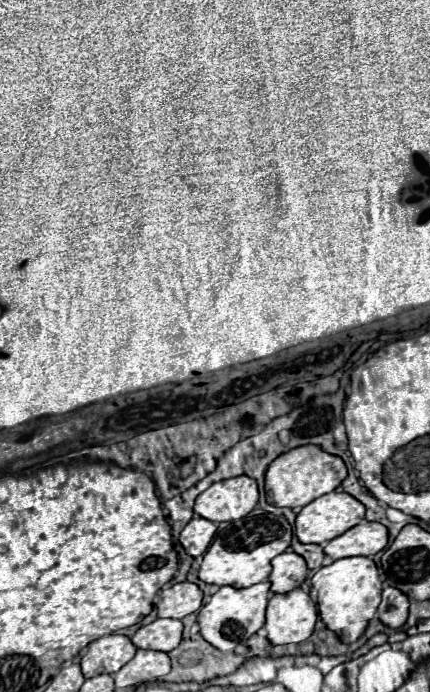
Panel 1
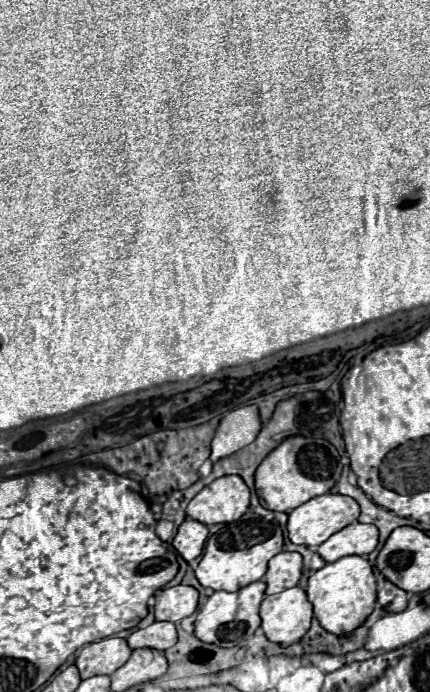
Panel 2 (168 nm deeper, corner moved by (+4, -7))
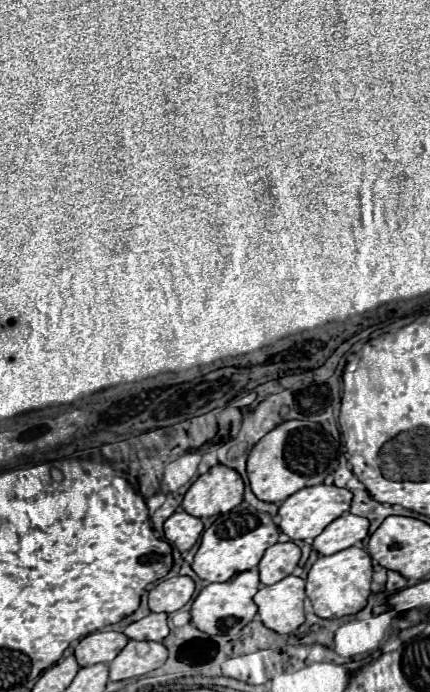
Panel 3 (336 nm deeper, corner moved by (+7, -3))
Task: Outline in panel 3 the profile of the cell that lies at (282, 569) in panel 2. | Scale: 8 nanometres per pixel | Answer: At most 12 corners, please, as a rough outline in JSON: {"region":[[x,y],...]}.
{"region":[[293,542],[269,546],[259,562],[261,584],[289,576],[301,558]]}

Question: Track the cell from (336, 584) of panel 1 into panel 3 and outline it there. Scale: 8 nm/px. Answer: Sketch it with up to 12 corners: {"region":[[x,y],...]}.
{"region":[[361,546],[319,556],[307,598],[321,618],[365,608],[371,556]]}

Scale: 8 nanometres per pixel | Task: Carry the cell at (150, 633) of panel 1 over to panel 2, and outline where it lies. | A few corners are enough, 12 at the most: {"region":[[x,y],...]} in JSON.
{"region":[[154,622],[128,636],[128,646],[168,650],[176,644],[172,622]]}

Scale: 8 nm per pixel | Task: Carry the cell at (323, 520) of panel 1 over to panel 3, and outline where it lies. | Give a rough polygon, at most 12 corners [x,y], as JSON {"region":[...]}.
{"region":[[317,484],[279,506],[291,540],[313,540],[349,510],[347,488]]}

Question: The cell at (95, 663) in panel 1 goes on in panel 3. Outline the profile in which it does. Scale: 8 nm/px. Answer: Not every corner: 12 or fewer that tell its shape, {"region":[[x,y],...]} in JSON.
{"region":[[93,632],[75,646],[79,666],[109,664],[129,642]]}

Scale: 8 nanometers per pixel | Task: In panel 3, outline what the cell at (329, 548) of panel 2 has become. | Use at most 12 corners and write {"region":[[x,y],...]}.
{"region":[[345,512],[313,540],[319,554],[361,542],[367,518]]}

